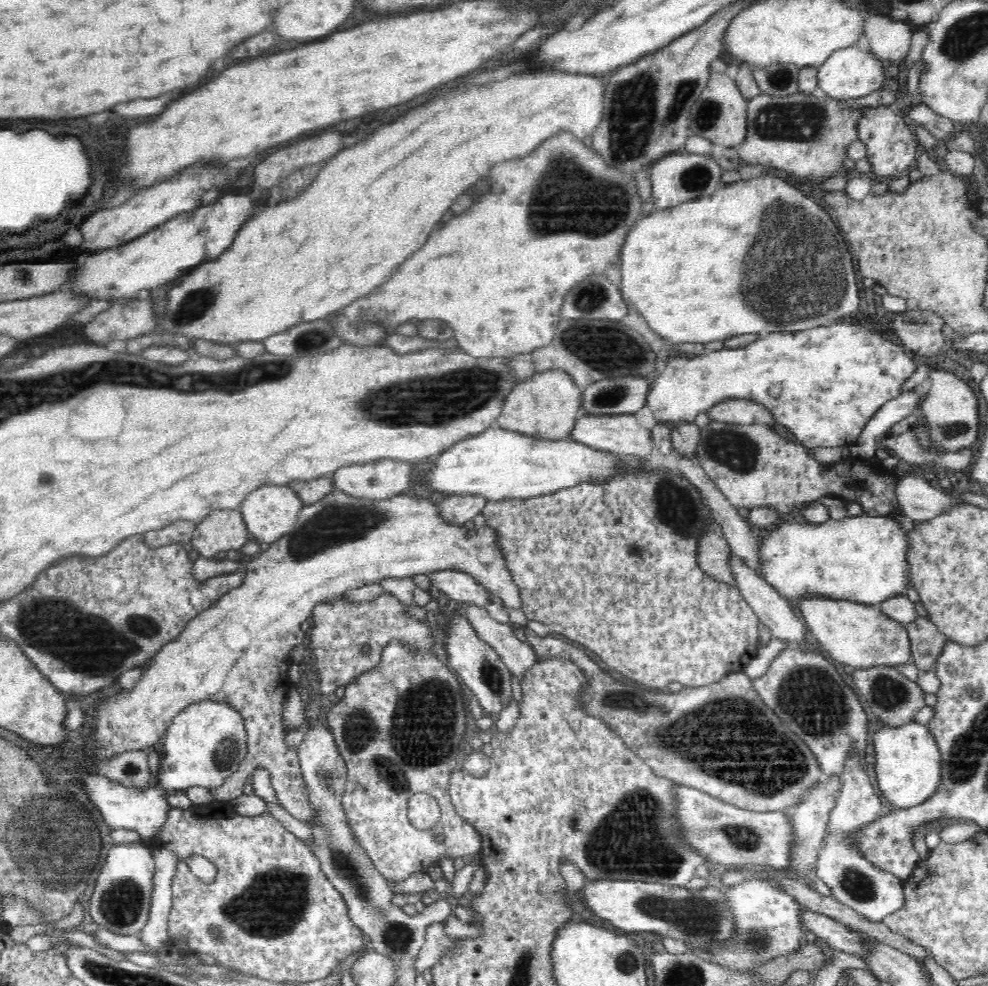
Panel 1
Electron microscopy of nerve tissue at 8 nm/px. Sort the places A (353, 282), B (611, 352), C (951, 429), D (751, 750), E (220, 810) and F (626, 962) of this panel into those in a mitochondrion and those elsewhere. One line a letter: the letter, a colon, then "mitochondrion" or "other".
A: other
B: mitochondrion
C: mitochondrion
D: mitochondrion
E: other
F: mitochondrion

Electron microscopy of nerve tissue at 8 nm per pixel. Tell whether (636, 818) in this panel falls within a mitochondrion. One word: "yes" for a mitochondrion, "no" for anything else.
yes

